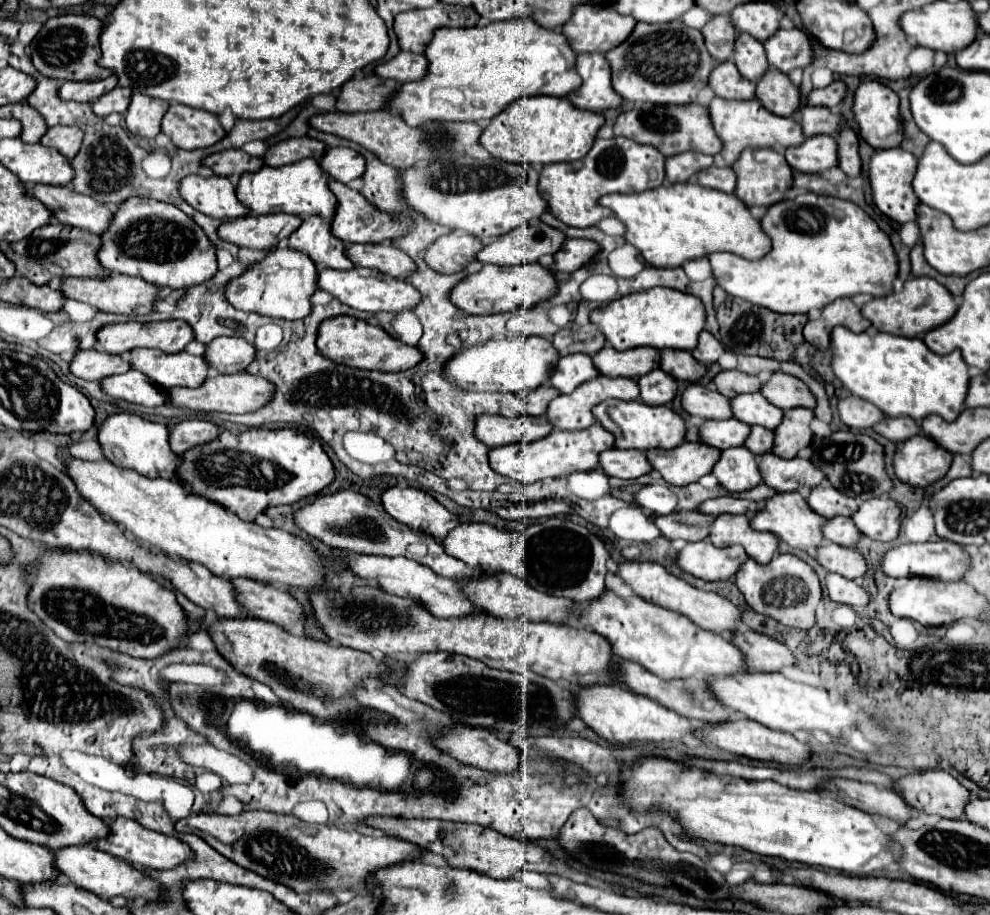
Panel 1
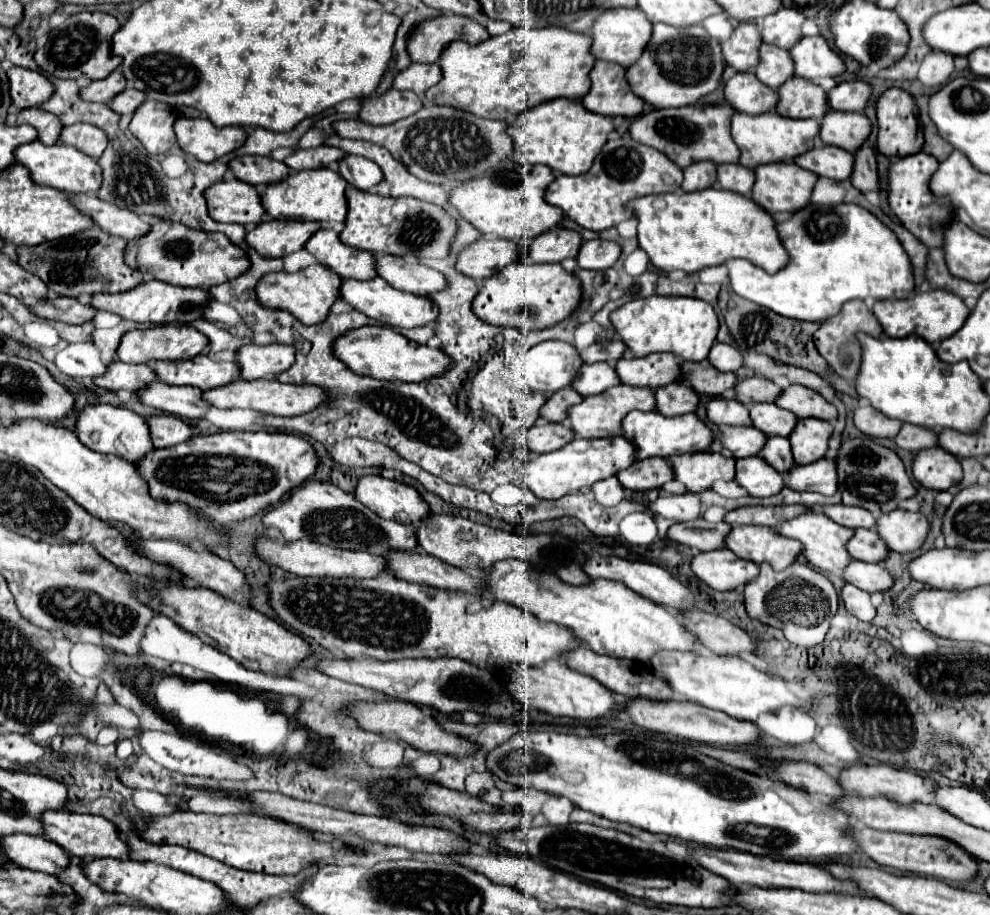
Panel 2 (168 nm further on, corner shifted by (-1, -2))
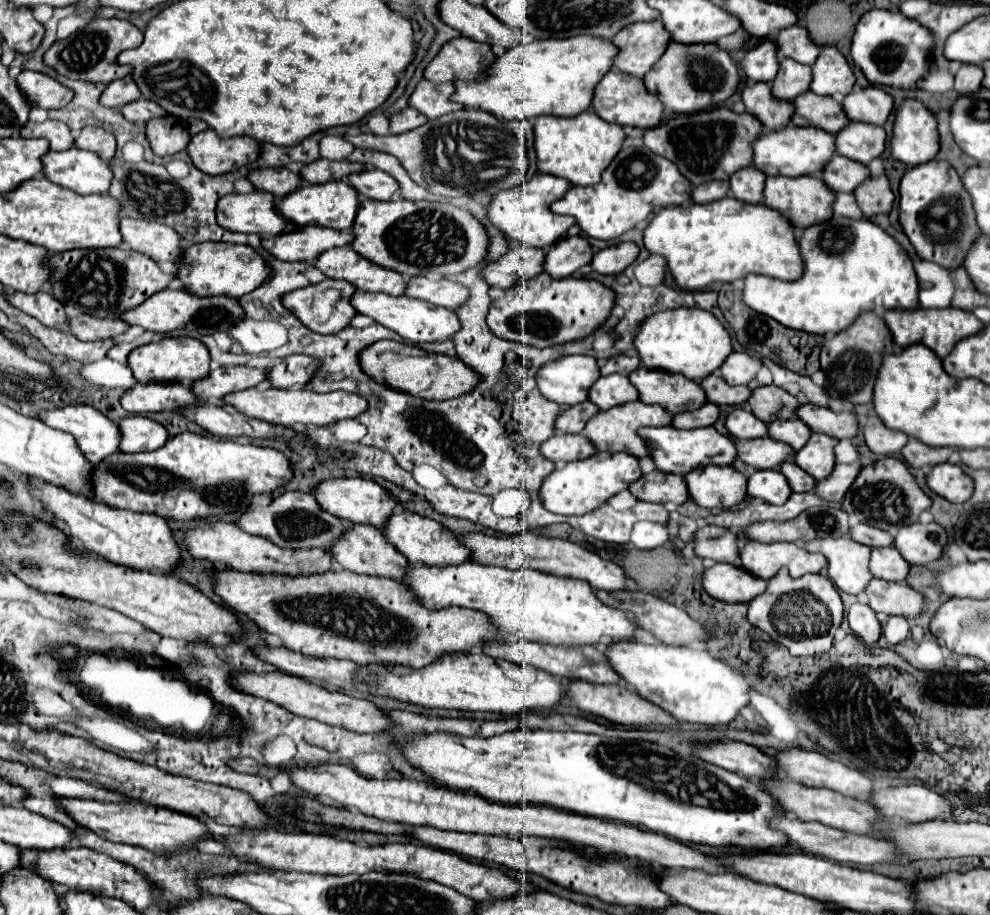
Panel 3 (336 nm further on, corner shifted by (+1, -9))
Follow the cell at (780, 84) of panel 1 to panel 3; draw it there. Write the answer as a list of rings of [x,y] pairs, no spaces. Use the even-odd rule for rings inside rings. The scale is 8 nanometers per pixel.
[[[806,90],[798,94],[792,100],[792,104],[794,104],[794,114],[790,122],[794,126],[814,126],[830,134],[836,134],[848,124],[848,118],[842,112],[842,104],[830,96],[820,96],[814,94],[812,90]]]

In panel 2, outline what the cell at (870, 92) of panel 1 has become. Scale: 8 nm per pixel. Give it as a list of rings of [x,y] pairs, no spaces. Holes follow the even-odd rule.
[[[888,89],[876,103],[878,115],[878,151],[886,157],[906,157],[918,153],[922,147],[916,147],[916,137],[920,131],[918,125],[918,107],[914,97],[902,89]]]

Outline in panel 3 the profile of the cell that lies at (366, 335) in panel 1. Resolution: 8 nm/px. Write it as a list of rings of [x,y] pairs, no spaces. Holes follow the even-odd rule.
[[[378,340],[360,352],[360,368],[378,384],[390,386],[400,392],[408,392],[412,396],[424,400],[446,400],[454,396],[462,396],[478,384],[478,374],[468,368],[460,358],[448,354],[434,354],[412,344],[394,342],[394,340]]]

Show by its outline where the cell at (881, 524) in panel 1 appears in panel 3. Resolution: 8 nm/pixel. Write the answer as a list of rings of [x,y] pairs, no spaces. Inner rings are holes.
[[[910,524],[896,532],[894,548],[908,564],[928,564],[936,560],[946,546],[948,536],[940,524]]]

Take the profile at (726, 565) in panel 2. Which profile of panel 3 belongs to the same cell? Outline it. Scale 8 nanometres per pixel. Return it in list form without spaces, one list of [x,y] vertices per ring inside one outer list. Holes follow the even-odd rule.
[[[716,562],[702,574],[704,590],[722,602],[744,602],[748,604],[754,596],[766,590],[766,580],[752,576],[744,568],[734,564]]]

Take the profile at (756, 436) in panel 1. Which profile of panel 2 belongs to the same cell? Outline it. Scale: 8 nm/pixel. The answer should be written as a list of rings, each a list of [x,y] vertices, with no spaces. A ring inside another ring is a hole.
[[[770,437],[764,449],[760,451],[760,457],[770,463],[778,473],[786,475],[788,469],[794,467],[794,457],[790,451],[790,441],[786,437]]]

